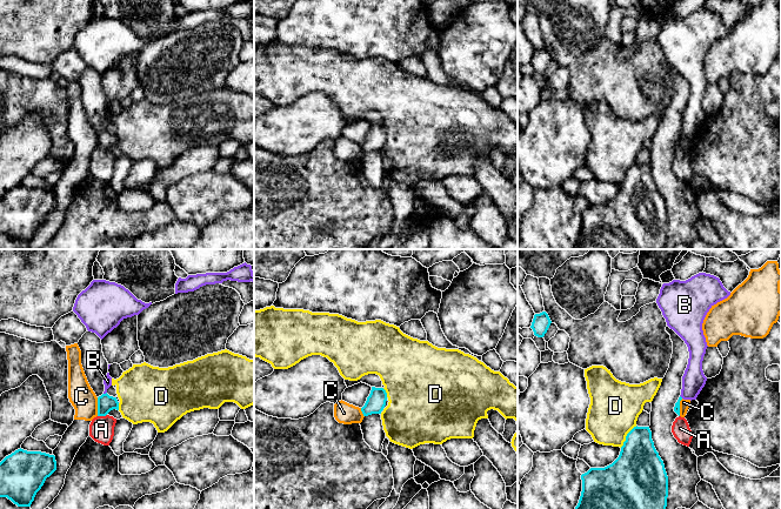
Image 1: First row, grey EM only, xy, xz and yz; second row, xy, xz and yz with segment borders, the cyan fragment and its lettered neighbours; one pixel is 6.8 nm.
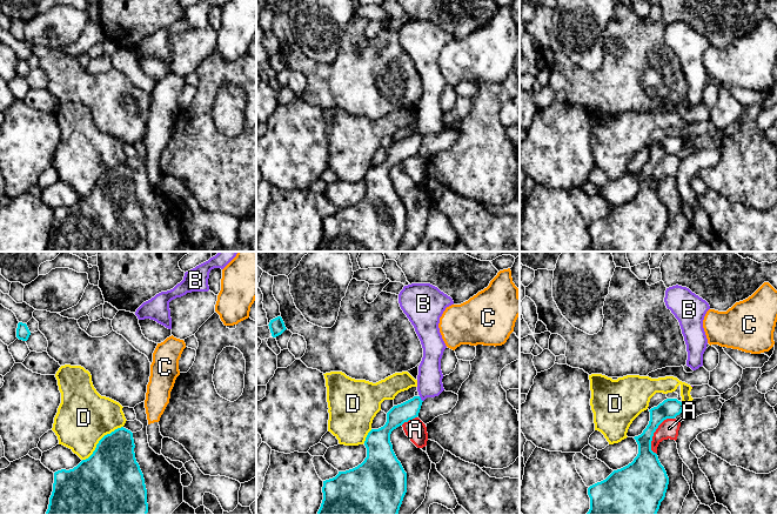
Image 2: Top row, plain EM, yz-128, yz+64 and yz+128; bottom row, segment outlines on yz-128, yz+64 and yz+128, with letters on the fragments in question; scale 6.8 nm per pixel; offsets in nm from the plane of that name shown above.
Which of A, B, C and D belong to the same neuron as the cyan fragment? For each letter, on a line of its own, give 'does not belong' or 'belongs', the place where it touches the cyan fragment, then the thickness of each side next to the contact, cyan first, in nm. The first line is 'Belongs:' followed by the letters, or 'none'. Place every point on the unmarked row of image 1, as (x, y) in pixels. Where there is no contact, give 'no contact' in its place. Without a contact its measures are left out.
Belongs: B
A: does not belong; meets cyan in xy at (101, 152); 120 nm thick on the cyan side, 180 nm on the other
B: belongs; meets cyan in xy at (106, 129); 120 nm thick on the cyan side, 60 nm on the other
C: does not belong; meets cyan in xy at (98, 144); 120 nm thick on the cyan side, 170 nm on the other
D: does not belong; meets cyan in yz at (626, 173); 340 nm thick on the cyan side, 340 nm on the other

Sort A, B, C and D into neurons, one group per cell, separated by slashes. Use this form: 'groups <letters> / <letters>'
groups A / B / C / D

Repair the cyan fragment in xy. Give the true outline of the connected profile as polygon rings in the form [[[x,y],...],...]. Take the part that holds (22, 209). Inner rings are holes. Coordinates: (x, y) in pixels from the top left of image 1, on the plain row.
[[[18,186],[0,199],[0,234],[7,234],[18,243],[31,243],[47,214],[56,207],[54,192]]]

